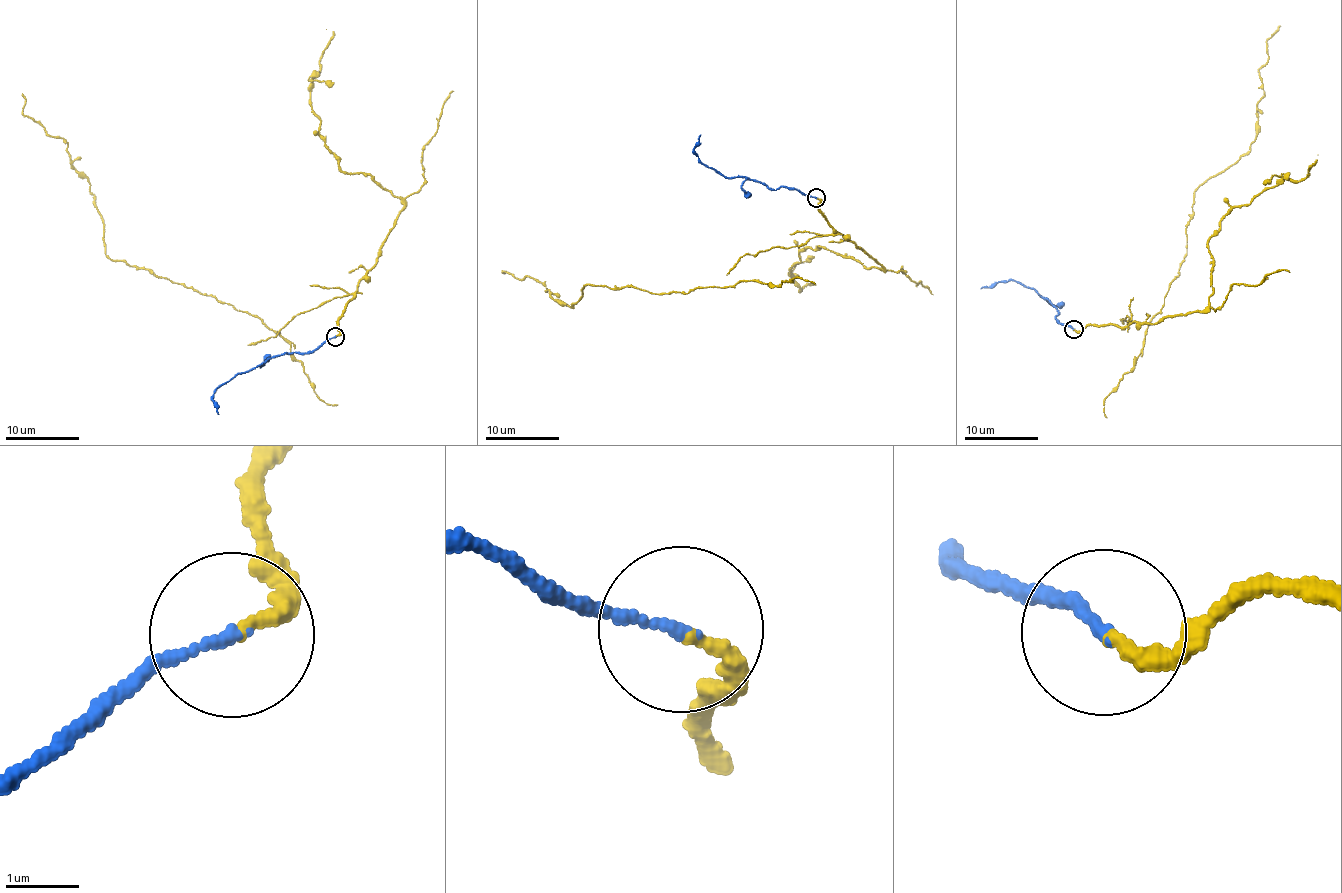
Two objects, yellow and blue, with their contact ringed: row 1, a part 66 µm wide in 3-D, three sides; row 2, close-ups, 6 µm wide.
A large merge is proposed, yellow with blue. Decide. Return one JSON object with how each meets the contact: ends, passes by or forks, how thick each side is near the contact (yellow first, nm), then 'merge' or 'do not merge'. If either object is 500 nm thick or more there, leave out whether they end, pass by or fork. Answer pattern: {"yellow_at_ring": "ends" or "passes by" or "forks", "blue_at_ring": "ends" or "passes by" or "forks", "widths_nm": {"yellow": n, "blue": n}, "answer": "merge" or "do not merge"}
{"yellow_at_ring": "ends", "blue_at_ring": "ends", "widths_nm": {"yellow": 200, "blue": 140}, "answer": "do not merge"}

